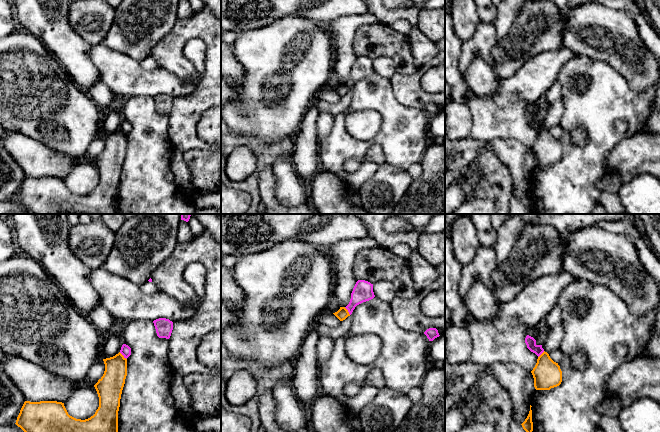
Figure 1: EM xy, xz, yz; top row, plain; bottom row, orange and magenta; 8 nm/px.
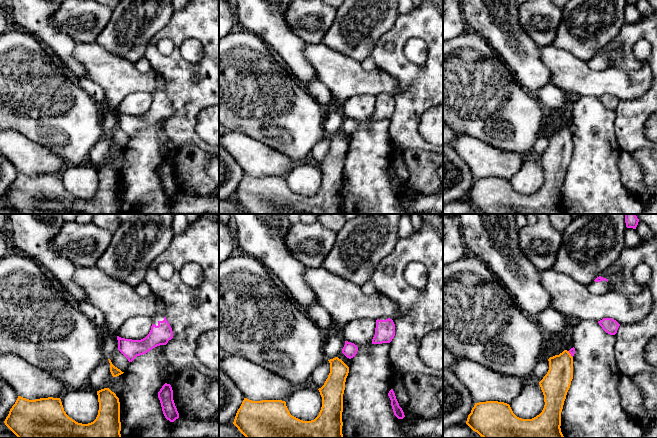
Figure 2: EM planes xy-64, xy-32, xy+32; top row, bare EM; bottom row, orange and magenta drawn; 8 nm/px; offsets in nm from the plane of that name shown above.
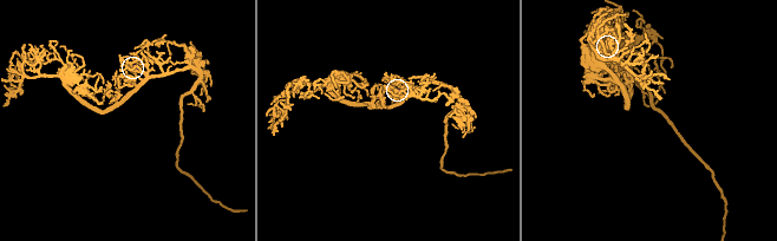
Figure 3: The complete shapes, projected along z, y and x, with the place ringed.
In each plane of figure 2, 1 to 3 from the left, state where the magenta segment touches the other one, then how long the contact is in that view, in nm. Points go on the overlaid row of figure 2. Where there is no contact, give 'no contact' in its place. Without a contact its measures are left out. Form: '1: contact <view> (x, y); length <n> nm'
1: no contact
2: no contact
3: contact xy+32 (570, 354); length 70 nm

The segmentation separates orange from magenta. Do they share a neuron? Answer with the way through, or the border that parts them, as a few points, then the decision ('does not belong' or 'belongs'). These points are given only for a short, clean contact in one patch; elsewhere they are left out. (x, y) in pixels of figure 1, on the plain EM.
border xy (119, 128), (126, 135); does not belong

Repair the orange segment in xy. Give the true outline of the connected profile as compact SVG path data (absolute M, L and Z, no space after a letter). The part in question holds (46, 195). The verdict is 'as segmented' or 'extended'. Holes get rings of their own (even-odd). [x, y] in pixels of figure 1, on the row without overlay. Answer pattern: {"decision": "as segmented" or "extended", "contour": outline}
{"decision": "as segmented", "contour": "M119 128L113 133L103 135L105 147L94 161L99 183L95 190L81 196L70 192L64 179L57 177L25 177L16 196L29 214L120 214L118 209L118 187L122 166L127 152L127 135Z"}

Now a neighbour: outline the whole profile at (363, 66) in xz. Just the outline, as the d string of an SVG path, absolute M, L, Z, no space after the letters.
M358 56L351 69L350 78L345 84L351 91L357 81L369 77L374 73L373 60L365 56Z

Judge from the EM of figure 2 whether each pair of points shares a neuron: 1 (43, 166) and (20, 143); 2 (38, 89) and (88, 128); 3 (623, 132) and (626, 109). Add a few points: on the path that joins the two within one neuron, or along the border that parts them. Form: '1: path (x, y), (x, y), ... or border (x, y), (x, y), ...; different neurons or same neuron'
1: path (37, 160), (26, 149); same neuron
2: path (50, 101), (76, 127); same neuron
3: path (626, 126), (626, 115); same neuron

